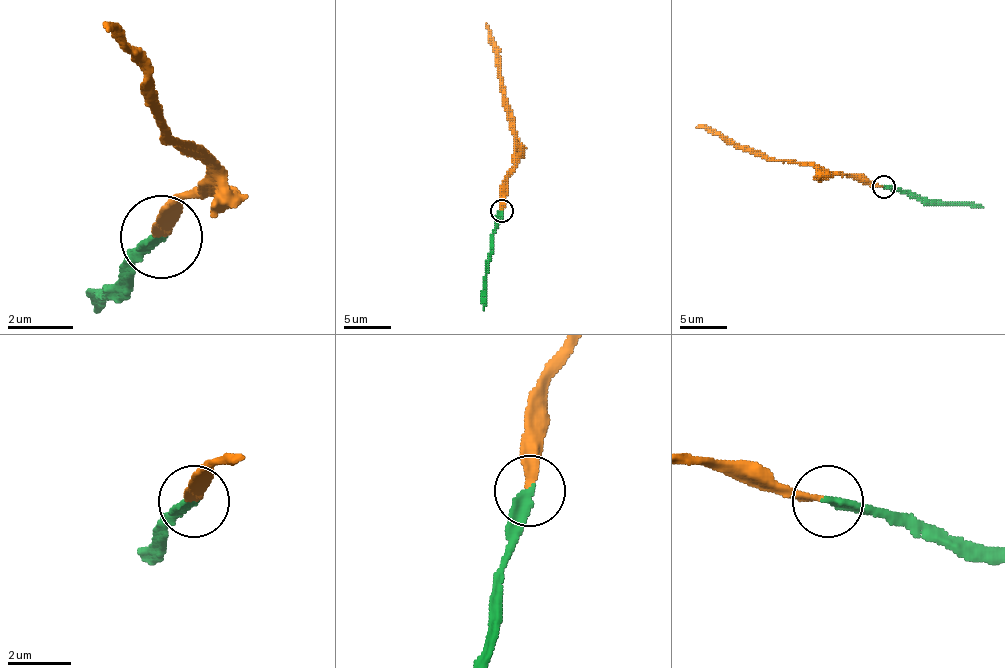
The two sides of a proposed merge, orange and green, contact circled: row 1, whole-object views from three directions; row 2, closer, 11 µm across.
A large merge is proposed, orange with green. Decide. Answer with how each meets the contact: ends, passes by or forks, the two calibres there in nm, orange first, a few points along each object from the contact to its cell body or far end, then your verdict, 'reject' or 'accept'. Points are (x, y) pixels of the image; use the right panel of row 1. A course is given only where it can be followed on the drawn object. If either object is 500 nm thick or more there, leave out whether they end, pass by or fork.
orange ends | green ends | 240/280 nm | orange via (882, 186), (858, 181), (816, 165), (800, 165), (736, 148), (717, 134), (696, 127) | green via (884, 186), (938, 202), (969, 202), (983, 207) | accept

